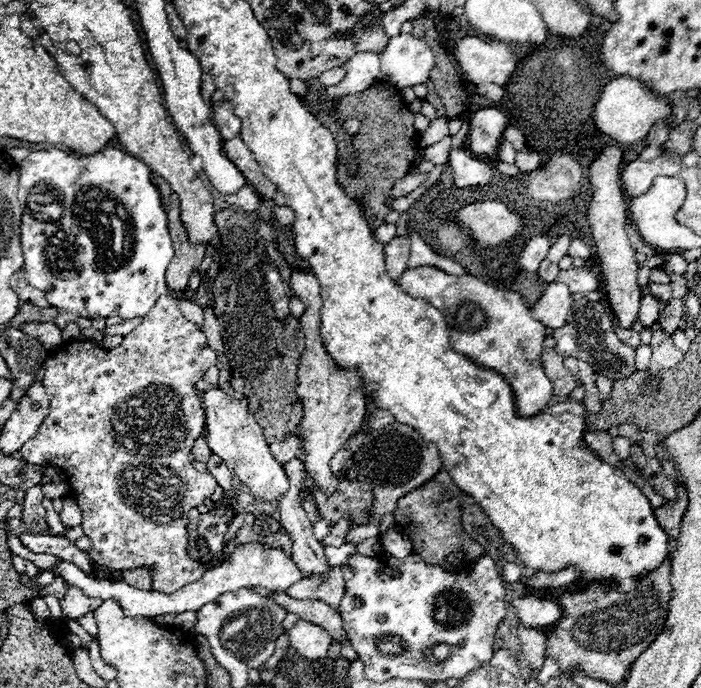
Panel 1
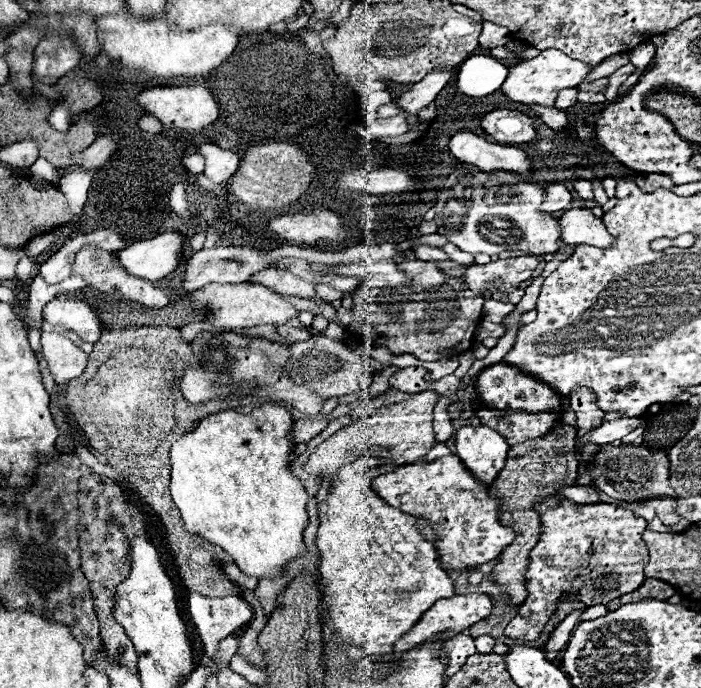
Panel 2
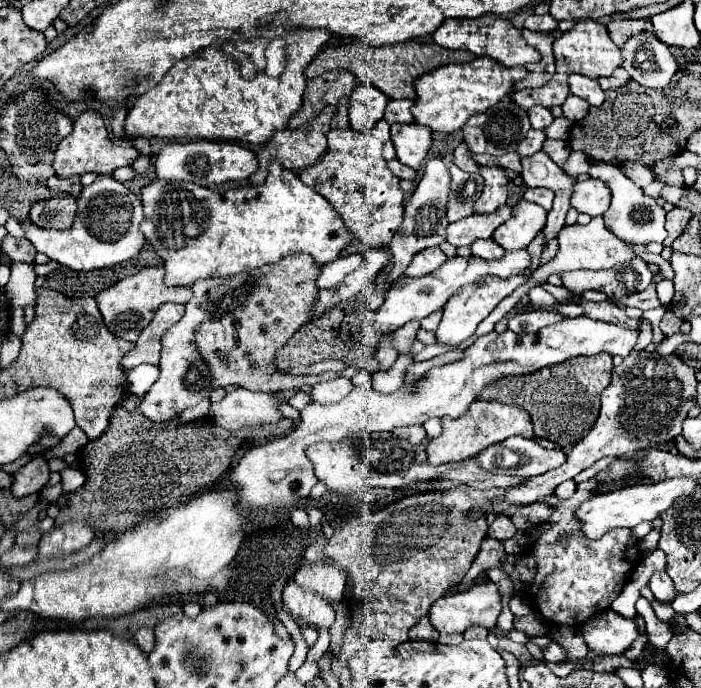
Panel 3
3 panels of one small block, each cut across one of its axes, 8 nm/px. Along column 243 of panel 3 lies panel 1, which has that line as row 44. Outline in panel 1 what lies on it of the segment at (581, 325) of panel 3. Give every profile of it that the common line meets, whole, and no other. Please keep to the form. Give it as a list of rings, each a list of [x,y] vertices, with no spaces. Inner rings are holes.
[[[466,36],[458,42],[456,46],[456,52],[454,52],[454,58],[464,74],[464,78],[468,82],[474,82],[474,84],[498,84],[498,86],[504,86],[510,76],[514,74],[516,70],[516,64],[518,64],[518,58],[512,54],[510,46],[506,42],[496,42],[496,40],[488,40],[488,38],[478,38],[478,36]]]

